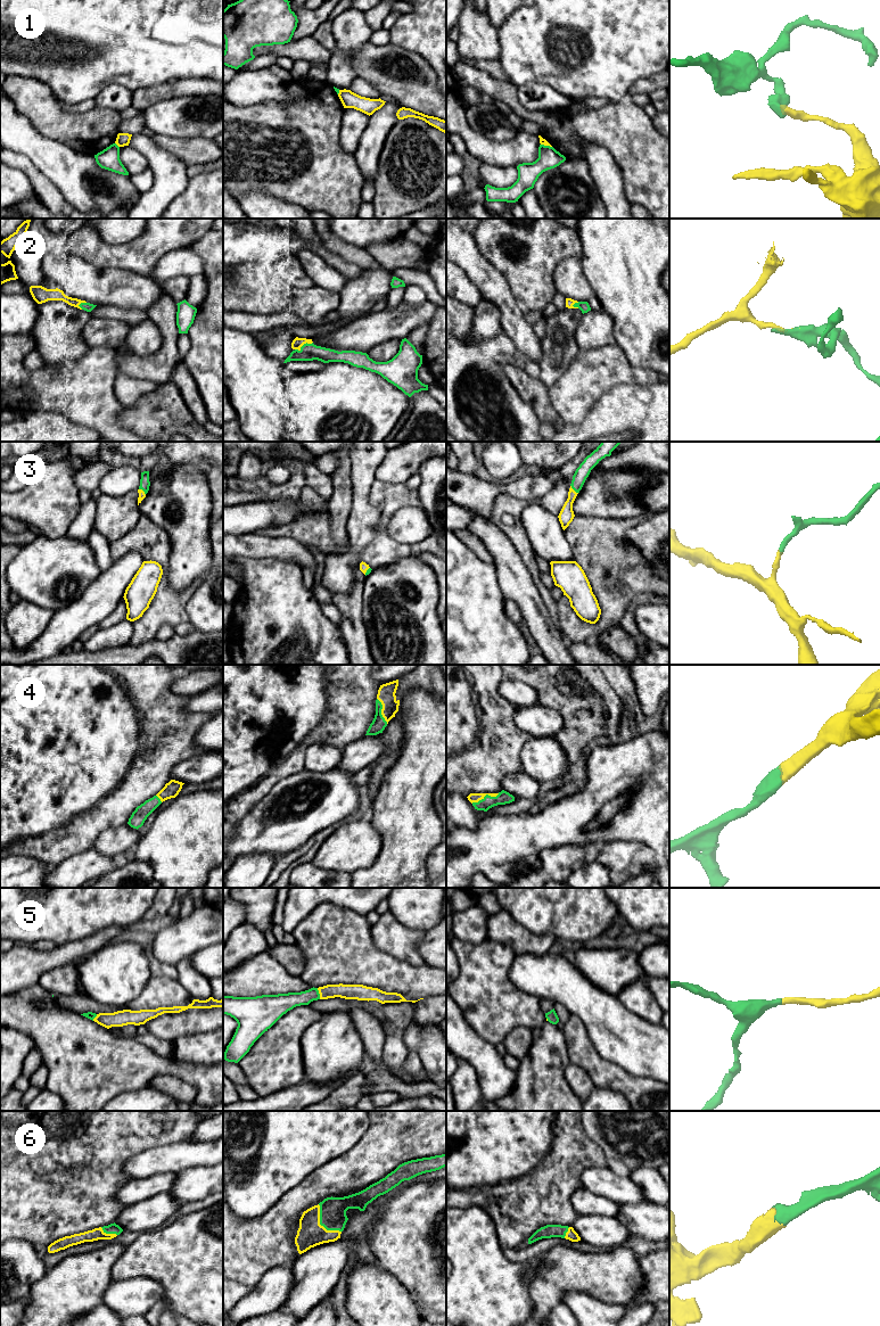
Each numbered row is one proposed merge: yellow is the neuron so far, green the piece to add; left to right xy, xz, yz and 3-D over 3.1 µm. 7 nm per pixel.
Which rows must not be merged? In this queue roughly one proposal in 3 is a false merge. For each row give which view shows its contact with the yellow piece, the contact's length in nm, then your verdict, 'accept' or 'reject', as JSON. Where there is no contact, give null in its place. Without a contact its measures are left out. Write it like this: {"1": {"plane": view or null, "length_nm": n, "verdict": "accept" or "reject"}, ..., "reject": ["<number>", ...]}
{"1": {"plane": "xy", "length_nm": 50, "verdict": "reject"}, "2": {"plane": "xz", "length_nm": 140, "verdict": "accept"}, "3": {"plane": "yz", "length_nm": 80, "verdict": "accept"}, "4": {"plane": "yz", "length_nm": 220, "verdict": "accept"}, "5": {"plane": "xz", "length_nm": 80, "verdict": "accept"}, "6": {"plane": "xz", "length_nm": 260, "verdict": "accept"}, "reject": ["1"]}

